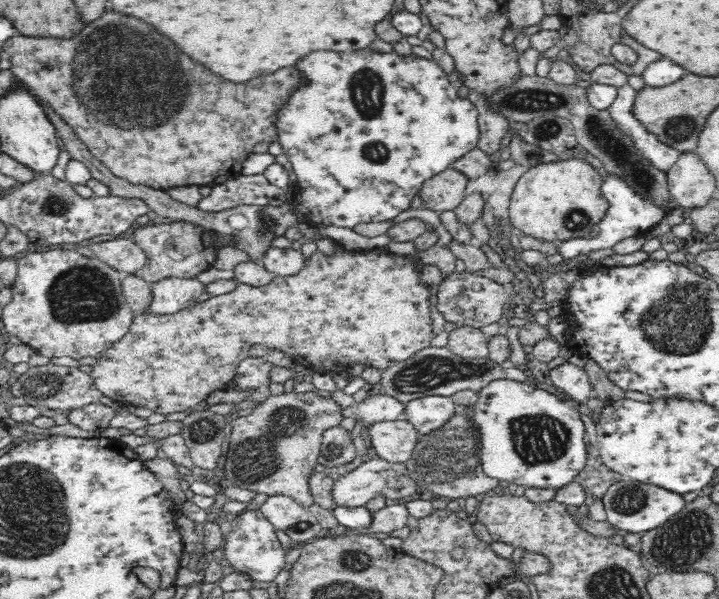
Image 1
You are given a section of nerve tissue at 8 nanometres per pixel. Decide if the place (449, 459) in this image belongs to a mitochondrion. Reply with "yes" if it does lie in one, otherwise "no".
yes

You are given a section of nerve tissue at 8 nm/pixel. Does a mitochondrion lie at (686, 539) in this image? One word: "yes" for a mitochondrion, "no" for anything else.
yes

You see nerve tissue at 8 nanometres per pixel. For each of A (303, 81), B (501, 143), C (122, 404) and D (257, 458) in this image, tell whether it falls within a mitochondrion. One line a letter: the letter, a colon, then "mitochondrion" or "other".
A: other
B: other
C: other
D: mitochondrion

